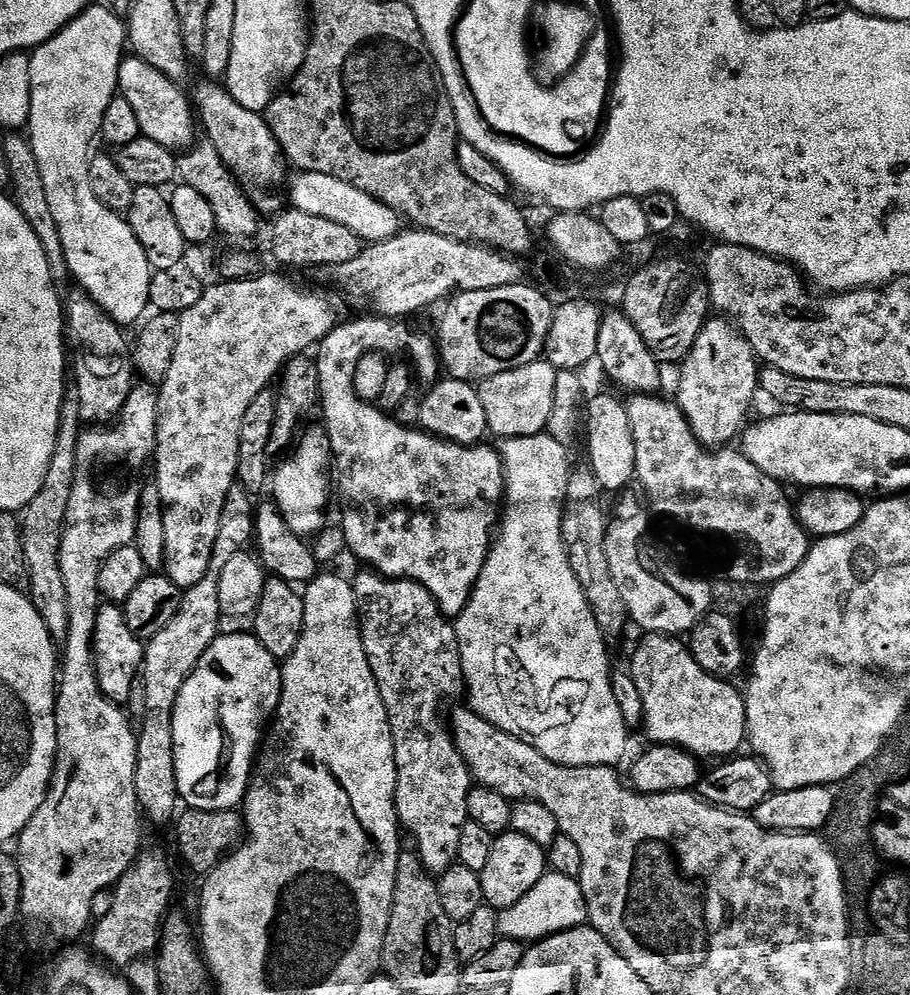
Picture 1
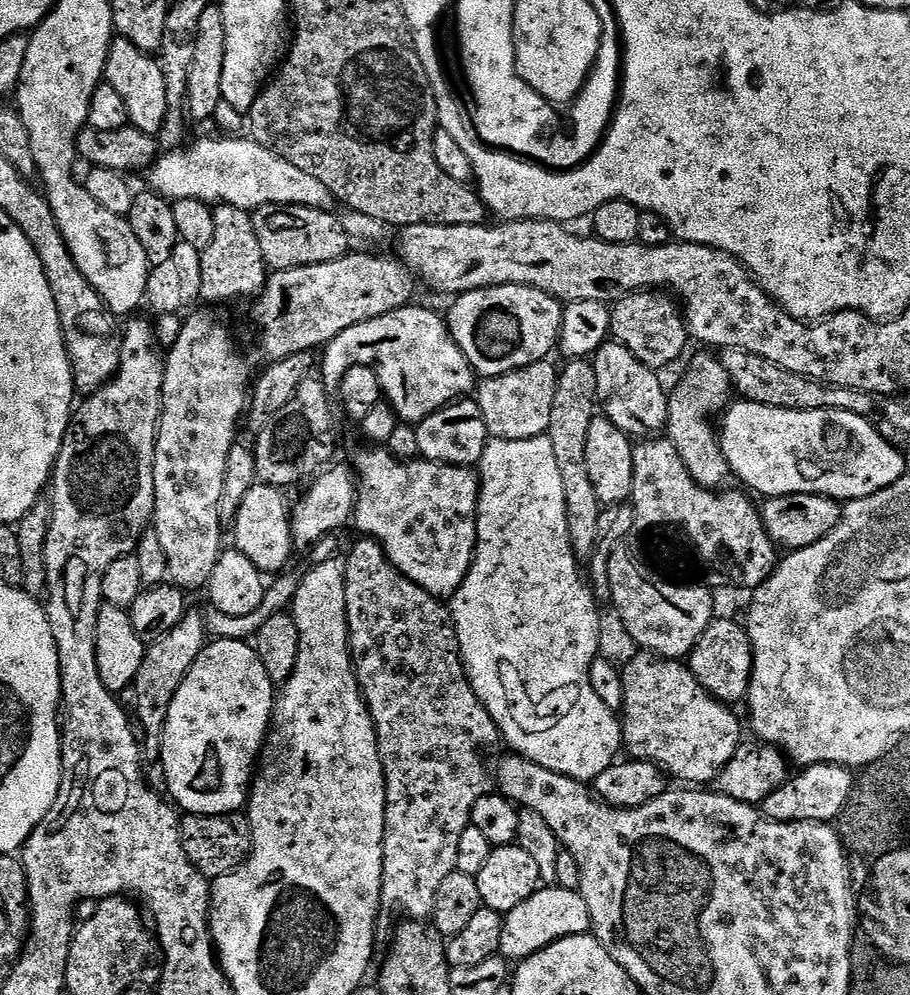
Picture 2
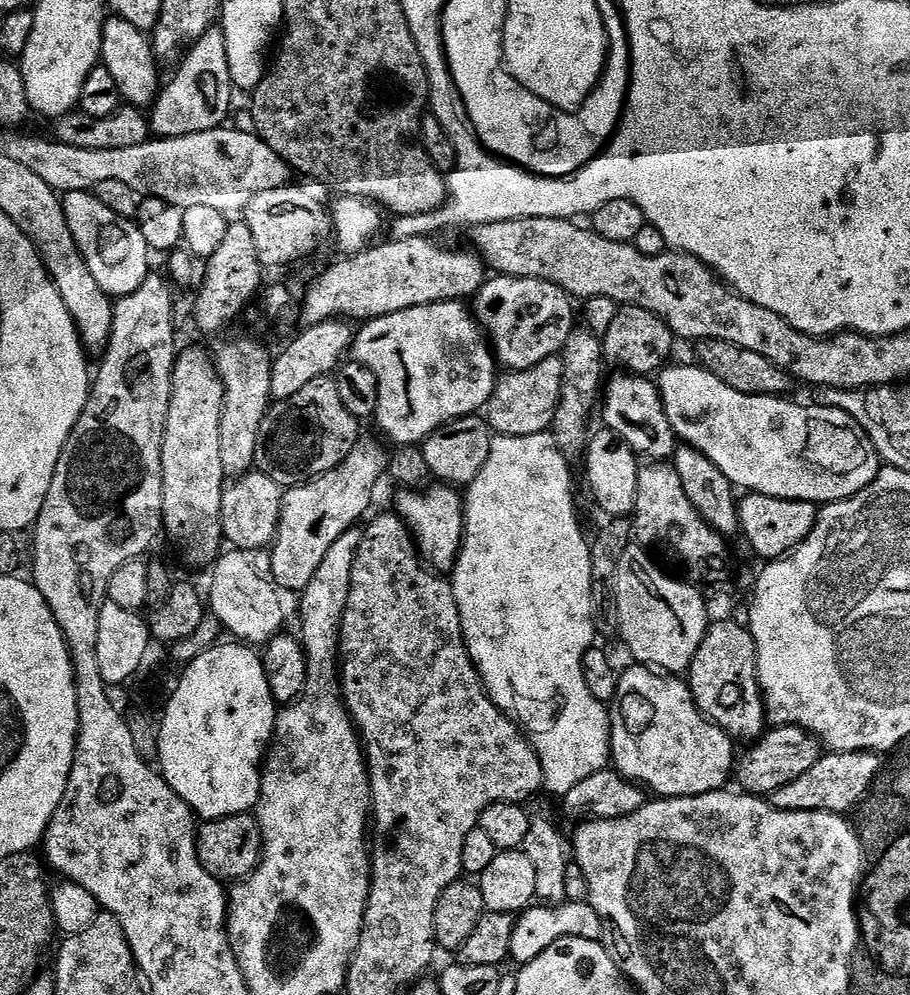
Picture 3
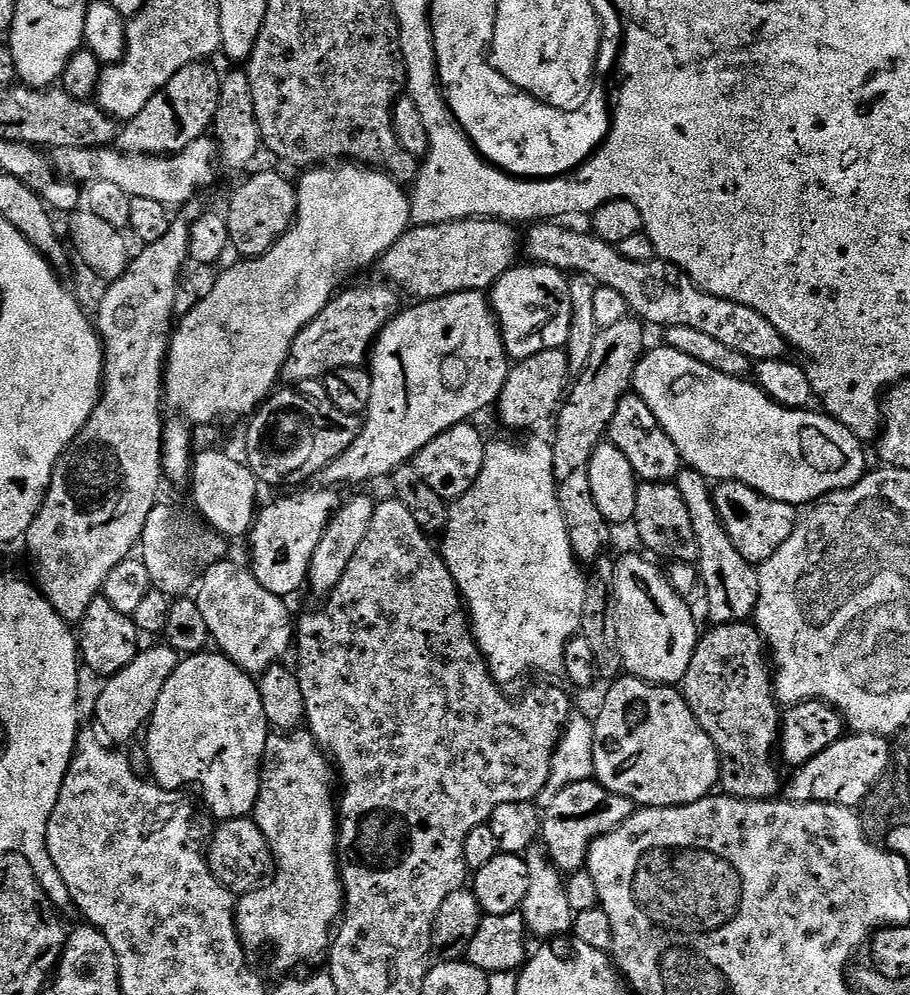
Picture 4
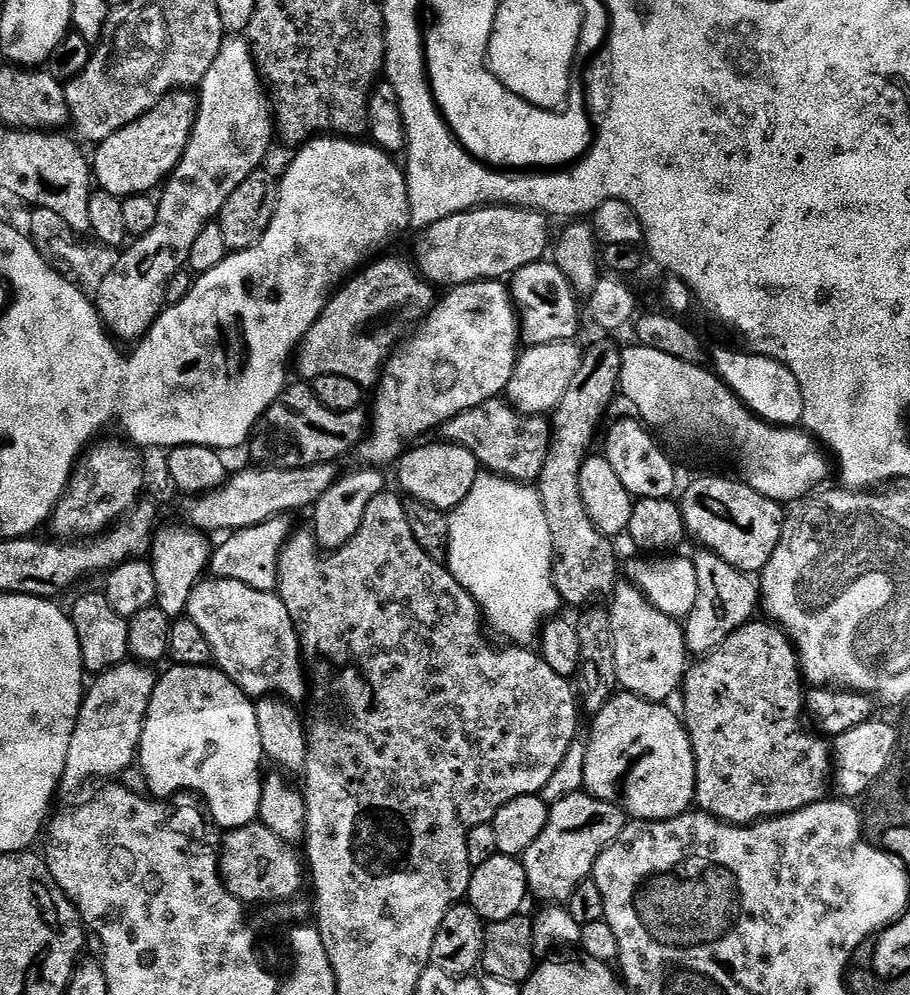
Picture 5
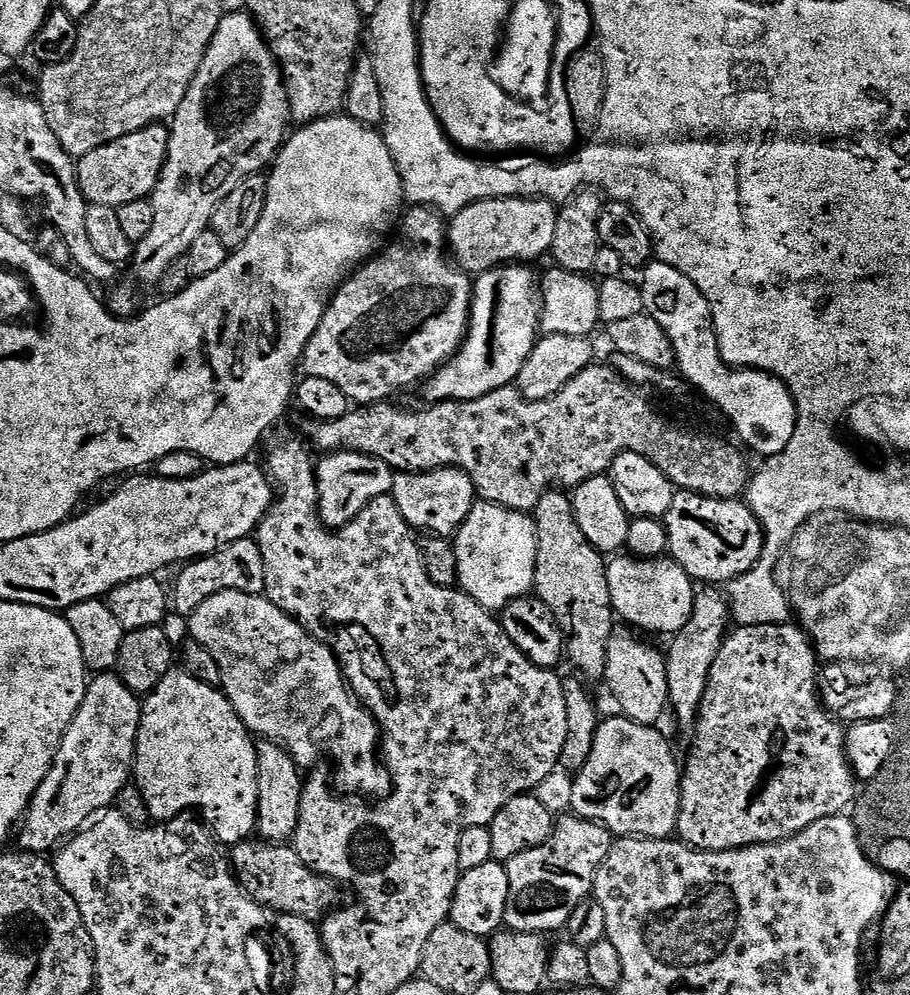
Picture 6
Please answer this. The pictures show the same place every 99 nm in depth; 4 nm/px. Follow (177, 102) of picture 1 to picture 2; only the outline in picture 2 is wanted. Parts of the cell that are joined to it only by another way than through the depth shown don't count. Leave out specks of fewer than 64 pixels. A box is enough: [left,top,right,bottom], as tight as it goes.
[104,38,167,137]

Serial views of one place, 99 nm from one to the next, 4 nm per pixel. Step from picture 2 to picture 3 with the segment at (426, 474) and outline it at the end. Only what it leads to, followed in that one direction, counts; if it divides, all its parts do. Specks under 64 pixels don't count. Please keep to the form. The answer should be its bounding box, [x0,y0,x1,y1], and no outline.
[394,487,464,574]

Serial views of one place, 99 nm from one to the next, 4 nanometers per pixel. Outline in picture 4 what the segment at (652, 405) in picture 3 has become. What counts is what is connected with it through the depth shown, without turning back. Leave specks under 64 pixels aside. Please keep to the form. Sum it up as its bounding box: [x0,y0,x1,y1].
[607,394,682,484]

